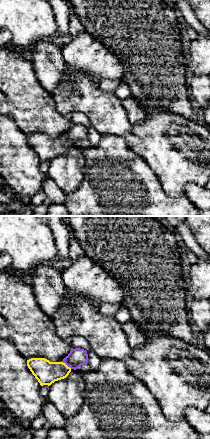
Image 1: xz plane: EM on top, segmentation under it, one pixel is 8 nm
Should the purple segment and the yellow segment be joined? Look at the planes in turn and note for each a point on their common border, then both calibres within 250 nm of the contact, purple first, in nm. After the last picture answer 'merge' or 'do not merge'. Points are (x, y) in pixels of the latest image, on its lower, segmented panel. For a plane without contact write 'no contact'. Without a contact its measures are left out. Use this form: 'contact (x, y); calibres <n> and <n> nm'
contact (67, 365); calibres 140 and 190 nm

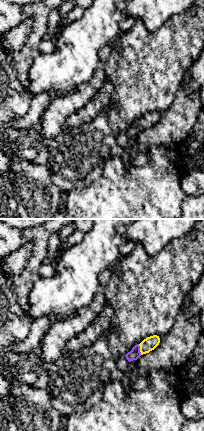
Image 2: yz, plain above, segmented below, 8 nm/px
contact (139, 349); calibres 90 and 110 nm

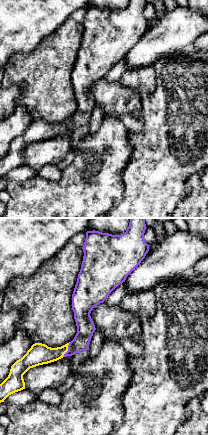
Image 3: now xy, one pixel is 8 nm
contact (68, 349); calibres 140 and 170 nm

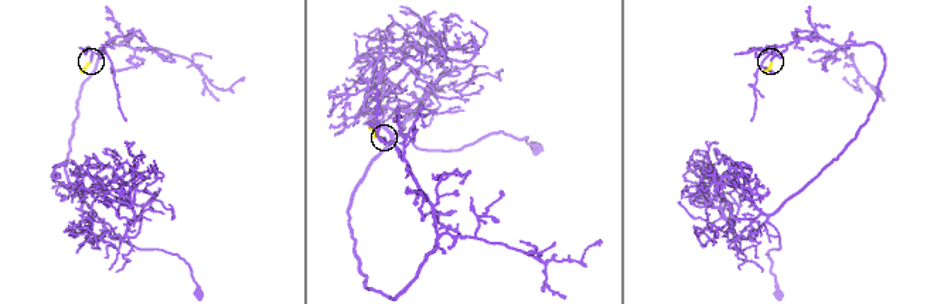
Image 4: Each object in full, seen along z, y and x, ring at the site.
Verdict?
merge

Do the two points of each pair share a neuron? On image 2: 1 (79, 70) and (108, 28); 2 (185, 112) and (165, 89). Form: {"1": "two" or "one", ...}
{"1": "one", "2": "two"}

